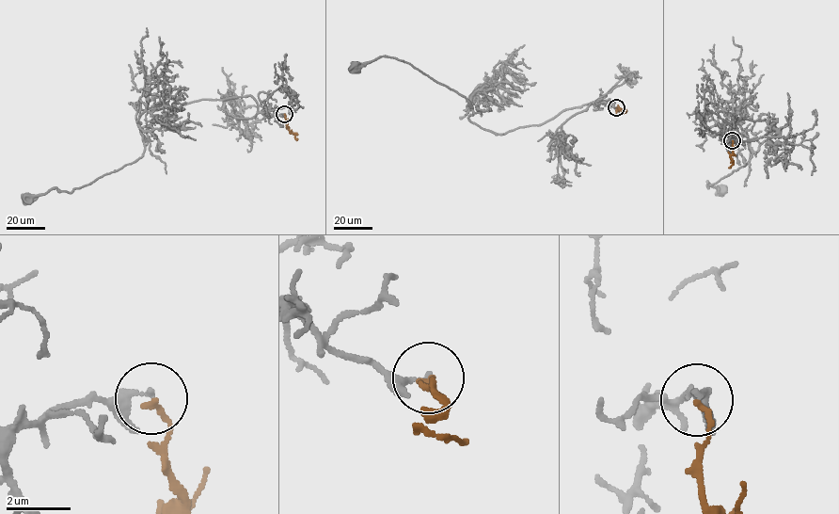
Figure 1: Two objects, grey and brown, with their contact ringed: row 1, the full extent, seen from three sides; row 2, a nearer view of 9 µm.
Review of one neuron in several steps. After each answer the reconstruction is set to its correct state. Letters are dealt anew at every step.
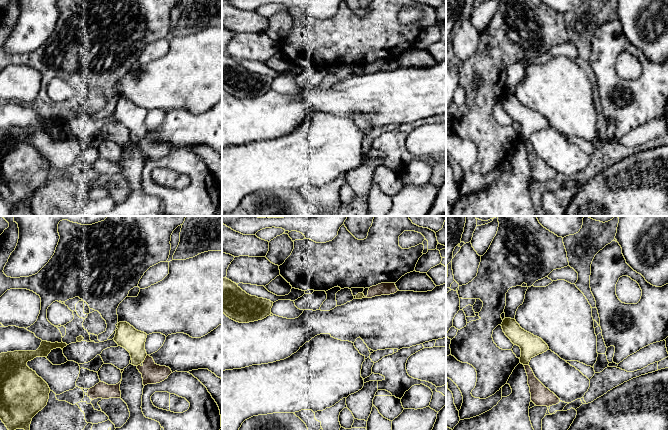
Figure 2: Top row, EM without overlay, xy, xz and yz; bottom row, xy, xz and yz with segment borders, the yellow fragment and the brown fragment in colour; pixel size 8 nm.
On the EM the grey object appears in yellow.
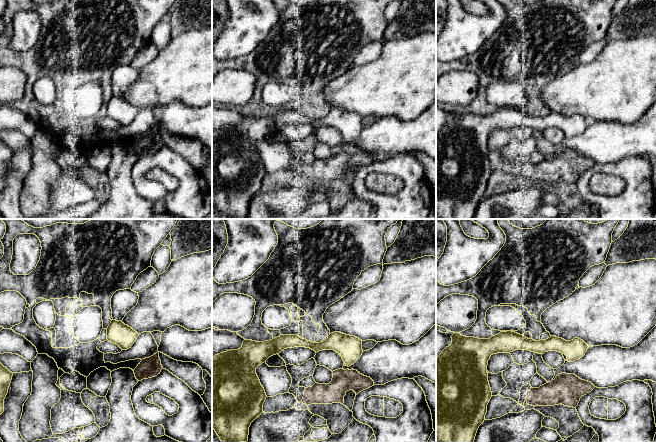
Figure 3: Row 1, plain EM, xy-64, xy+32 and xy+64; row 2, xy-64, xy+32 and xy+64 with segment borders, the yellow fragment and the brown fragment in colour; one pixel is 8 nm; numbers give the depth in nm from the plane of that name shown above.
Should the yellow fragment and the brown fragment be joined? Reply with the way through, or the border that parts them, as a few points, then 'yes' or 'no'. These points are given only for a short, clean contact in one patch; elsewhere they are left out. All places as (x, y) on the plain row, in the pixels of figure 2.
border along xy (147, 131), (143, 138); no

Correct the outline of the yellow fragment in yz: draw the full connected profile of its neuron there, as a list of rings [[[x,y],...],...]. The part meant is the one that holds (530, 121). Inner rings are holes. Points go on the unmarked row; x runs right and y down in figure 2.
[[[505,94],[501,102],[511,118],[520,123],[521,140],[528,141],[533,133],[549,126],[548,121],[541,114],[522,105],[515,95]]]

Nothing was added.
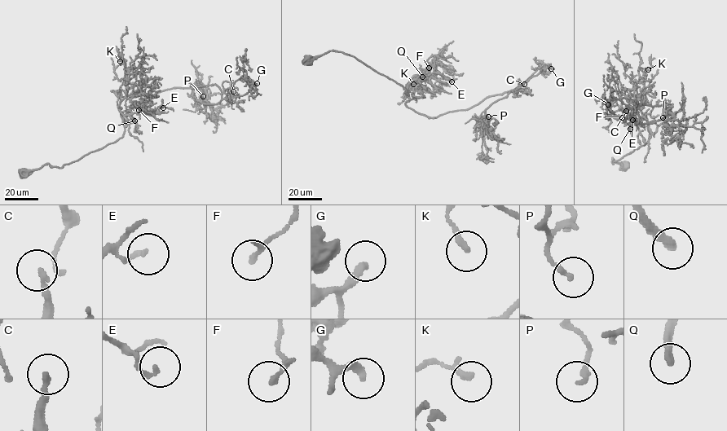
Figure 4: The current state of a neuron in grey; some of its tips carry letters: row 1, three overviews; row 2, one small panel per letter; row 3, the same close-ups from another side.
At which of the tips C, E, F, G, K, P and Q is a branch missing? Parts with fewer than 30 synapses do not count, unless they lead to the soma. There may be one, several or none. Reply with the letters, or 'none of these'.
G, Q

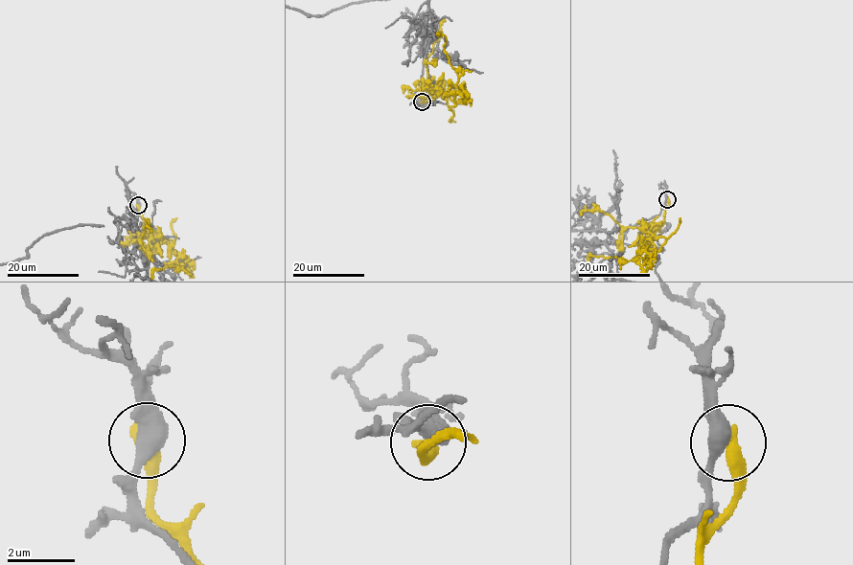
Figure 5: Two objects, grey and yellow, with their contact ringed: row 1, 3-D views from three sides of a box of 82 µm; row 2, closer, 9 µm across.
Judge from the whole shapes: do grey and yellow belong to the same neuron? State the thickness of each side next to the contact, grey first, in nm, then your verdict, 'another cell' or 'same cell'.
460 nm thick on the grey side, 460 nm on the other; another cell

